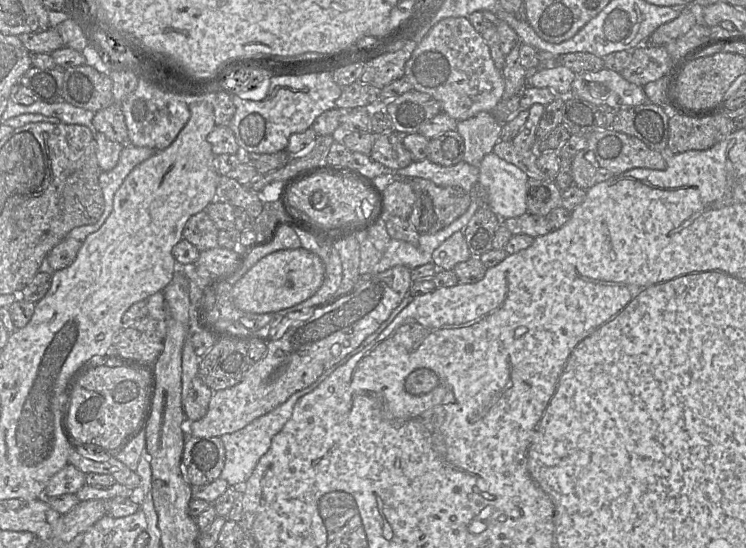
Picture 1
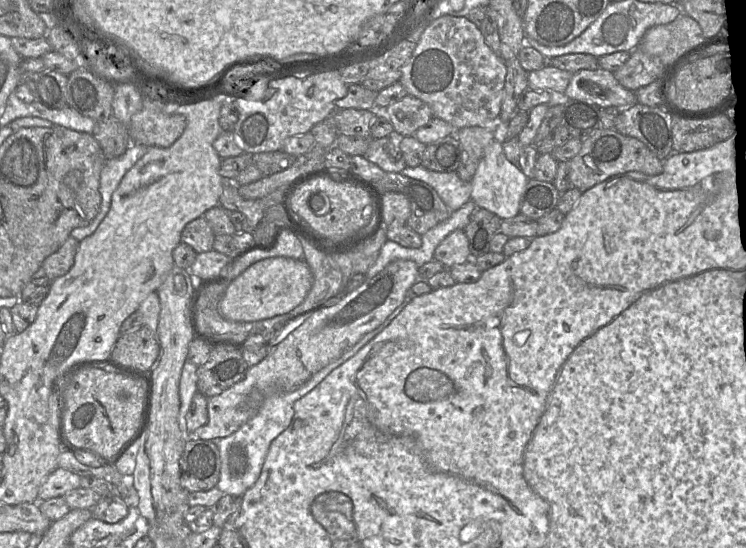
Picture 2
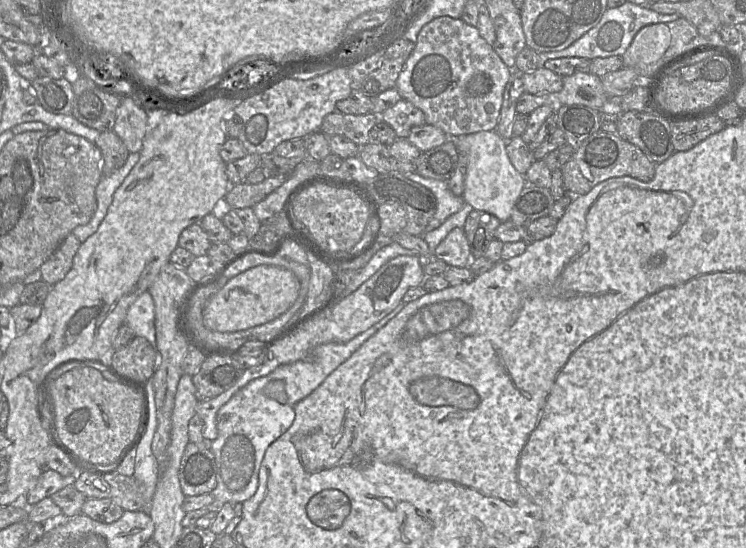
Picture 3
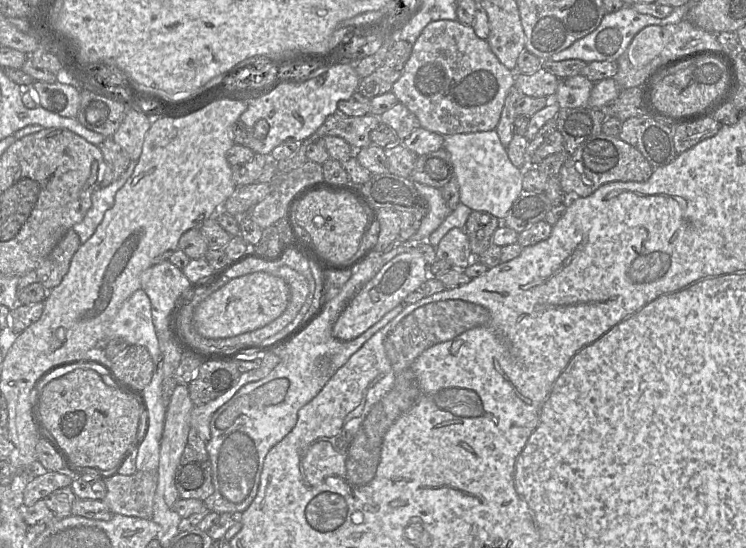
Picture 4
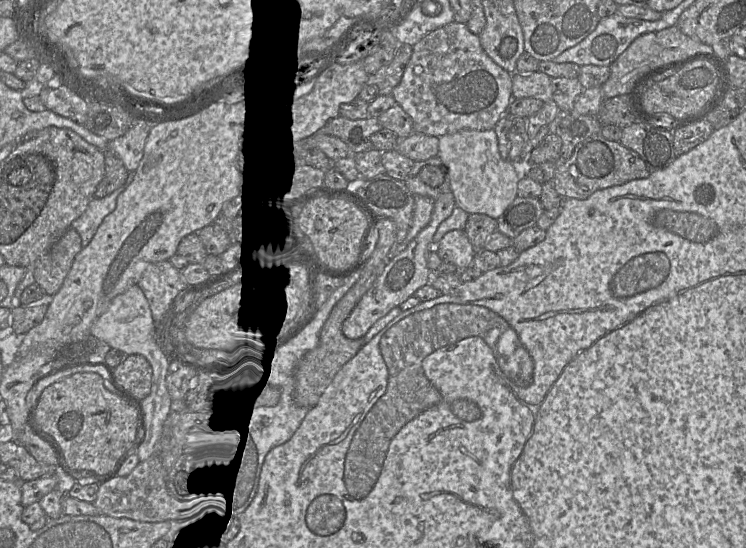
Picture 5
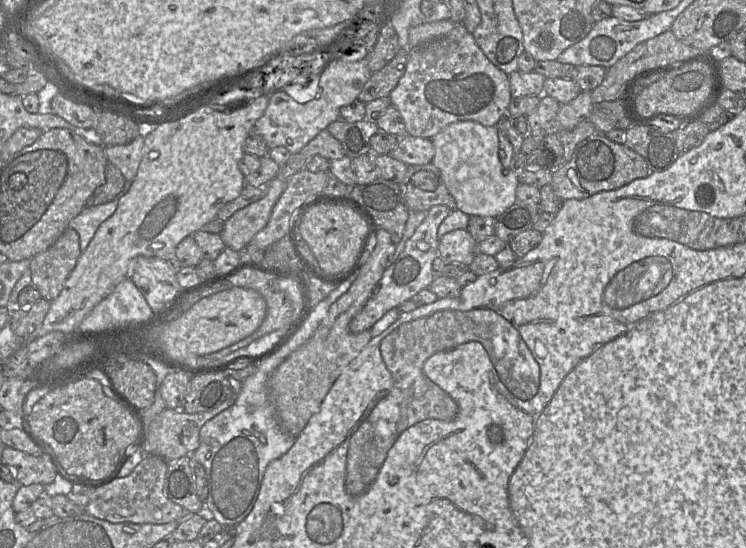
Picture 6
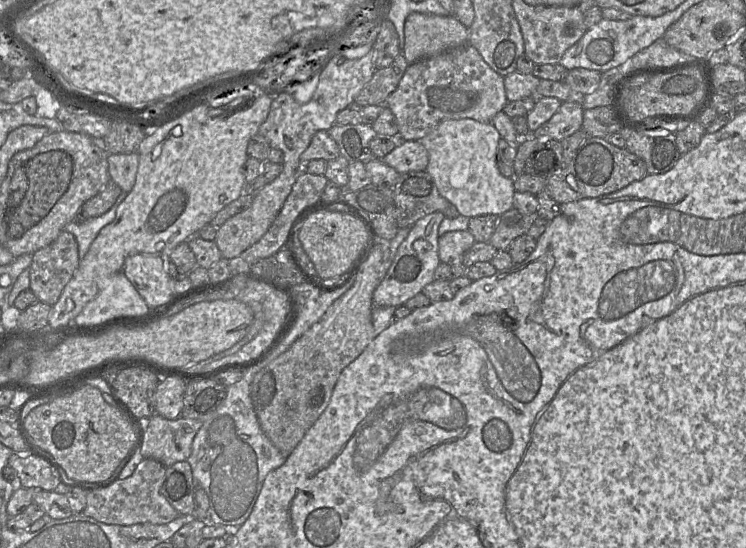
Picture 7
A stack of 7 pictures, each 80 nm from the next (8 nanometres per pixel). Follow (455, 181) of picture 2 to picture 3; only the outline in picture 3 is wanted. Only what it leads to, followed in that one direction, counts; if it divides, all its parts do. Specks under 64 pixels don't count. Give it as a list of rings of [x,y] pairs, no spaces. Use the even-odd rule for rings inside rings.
[[[416,172],[402,174],[411,181],[419,183],[430,190],[436,198],[436,212],[426,226],[425,233],[439,227],[448,217],[463,207],[463,197],[452,193],[448,181],[425,178]]]

